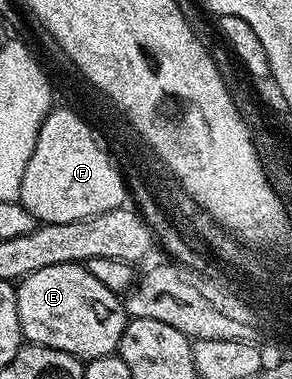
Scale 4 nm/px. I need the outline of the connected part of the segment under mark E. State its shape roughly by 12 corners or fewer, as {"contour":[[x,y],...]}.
{"contour":[[84,263],[16,289],[21,335],[82,362],[112,356],[122,297]]}

